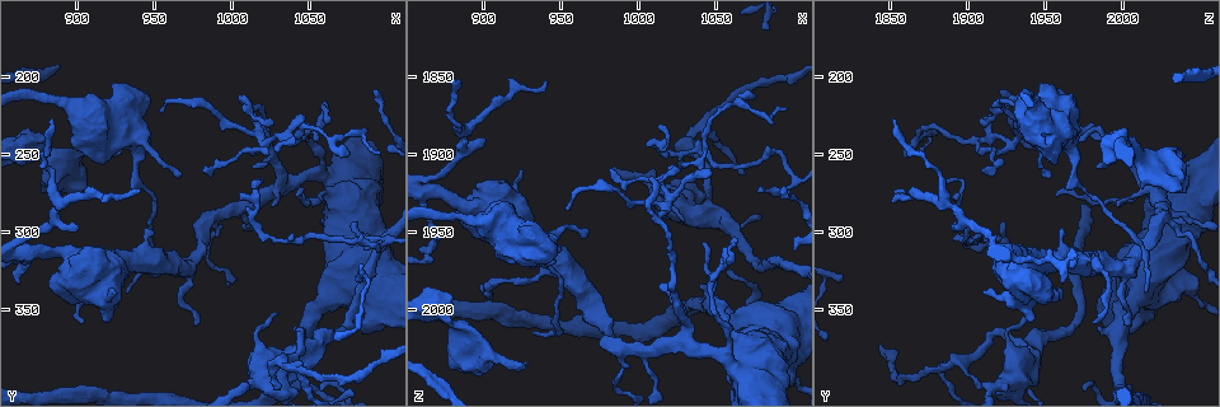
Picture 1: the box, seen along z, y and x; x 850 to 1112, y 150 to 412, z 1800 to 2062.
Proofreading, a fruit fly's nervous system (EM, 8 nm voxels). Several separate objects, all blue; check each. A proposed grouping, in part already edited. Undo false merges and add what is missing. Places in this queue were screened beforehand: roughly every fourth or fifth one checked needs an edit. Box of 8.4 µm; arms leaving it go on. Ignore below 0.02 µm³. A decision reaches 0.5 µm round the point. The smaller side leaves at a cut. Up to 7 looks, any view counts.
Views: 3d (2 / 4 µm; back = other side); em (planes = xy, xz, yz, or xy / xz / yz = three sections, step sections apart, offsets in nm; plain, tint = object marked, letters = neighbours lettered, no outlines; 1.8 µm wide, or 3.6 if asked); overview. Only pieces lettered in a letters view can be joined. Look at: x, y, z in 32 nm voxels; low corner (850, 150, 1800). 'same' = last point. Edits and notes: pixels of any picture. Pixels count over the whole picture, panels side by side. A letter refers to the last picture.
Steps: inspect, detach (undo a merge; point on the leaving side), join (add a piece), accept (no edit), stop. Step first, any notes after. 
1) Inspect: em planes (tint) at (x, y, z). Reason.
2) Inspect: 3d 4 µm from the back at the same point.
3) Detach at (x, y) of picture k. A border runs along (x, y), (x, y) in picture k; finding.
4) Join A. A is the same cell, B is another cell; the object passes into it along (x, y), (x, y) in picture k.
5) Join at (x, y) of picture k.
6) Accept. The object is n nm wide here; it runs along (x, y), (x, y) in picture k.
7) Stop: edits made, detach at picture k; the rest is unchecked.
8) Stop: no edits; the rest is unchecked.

Inspect: 3d 4 µm at (940, 276, 1854). An open end.

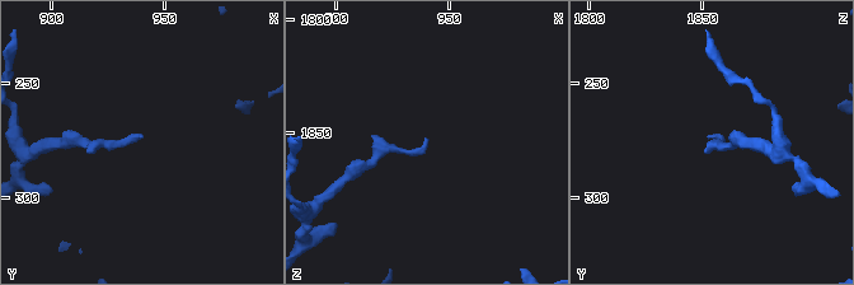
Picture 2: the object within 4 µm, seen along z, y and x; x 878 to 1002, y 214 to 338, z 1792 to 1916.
Inspect: em yz step 4 (tint) at (941, 274, 1853). Now the EM.

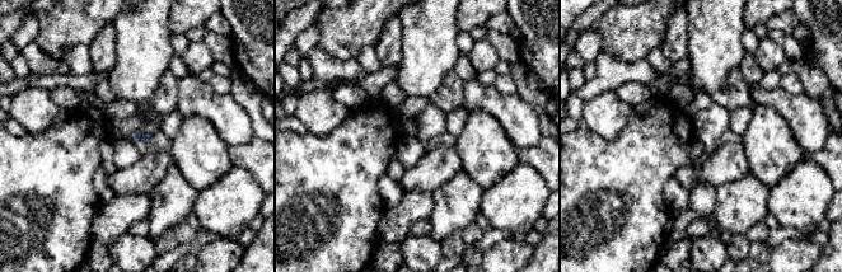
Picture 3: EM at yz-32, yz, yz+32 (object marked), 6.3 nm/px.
Inspect: em planes (letters) at the same point.

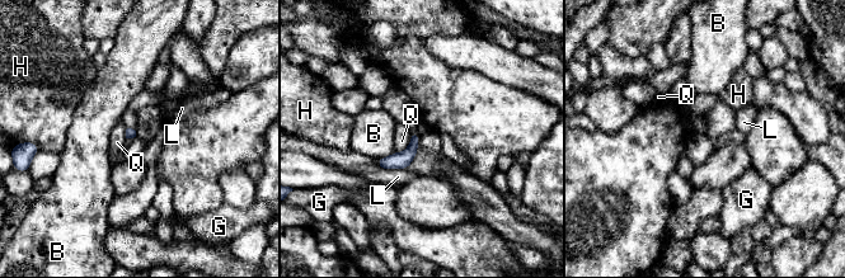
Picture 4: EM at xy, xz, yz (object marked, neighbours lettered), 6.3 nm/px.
Accept. B, G, H, L and Q are other cells; no lettered piece goes on from it.

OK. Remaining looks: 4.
Inspect: em planes (letters) at (930, 248, 2034). An open end.

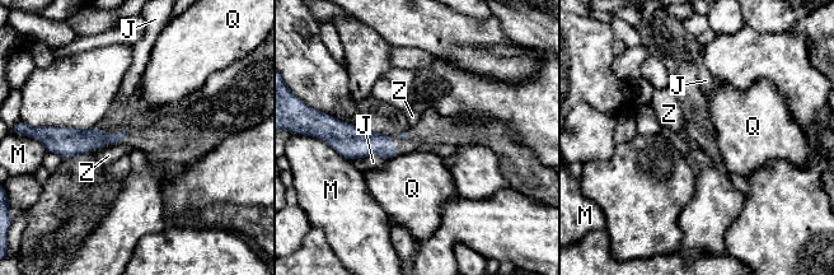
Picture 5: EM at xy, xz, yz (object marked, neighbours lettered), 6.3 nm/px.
Accept. J, M, Q and Z are other cells; a border runs along (123, 141), (113, 144) in picture 5; no lettered piece goes on from it.

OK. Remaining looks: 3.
Inspect: em yz step 8 (tint) at (944, 298, 1962). Thick end.

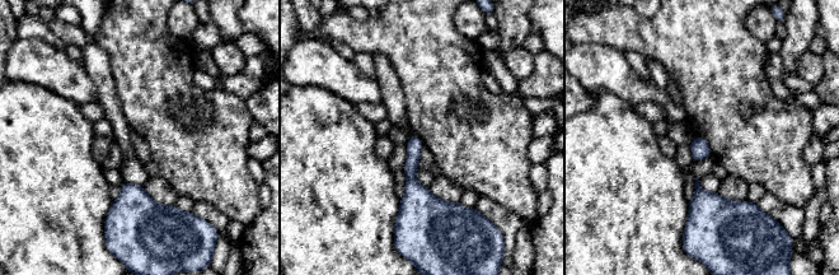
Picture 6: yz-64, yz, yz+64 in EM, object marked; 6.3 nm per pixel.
Inspect: em yz step 8 (letters) at the same point. See the neighbours.

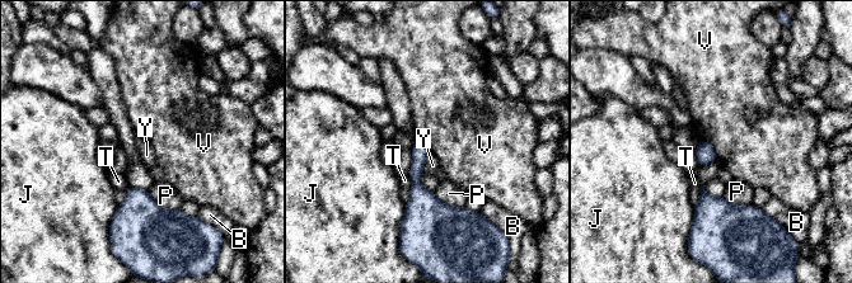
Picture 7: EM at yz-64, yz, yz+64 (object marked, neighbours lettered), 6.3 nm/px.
Accept. B, J, P, T, V and Y are other cells; a border runs along (701, 140), (711, 145), (717, 159) in picture 7; no lettered piece goes on from it.

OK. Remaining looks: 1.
Stop: no edits; the rest is unchecked.

